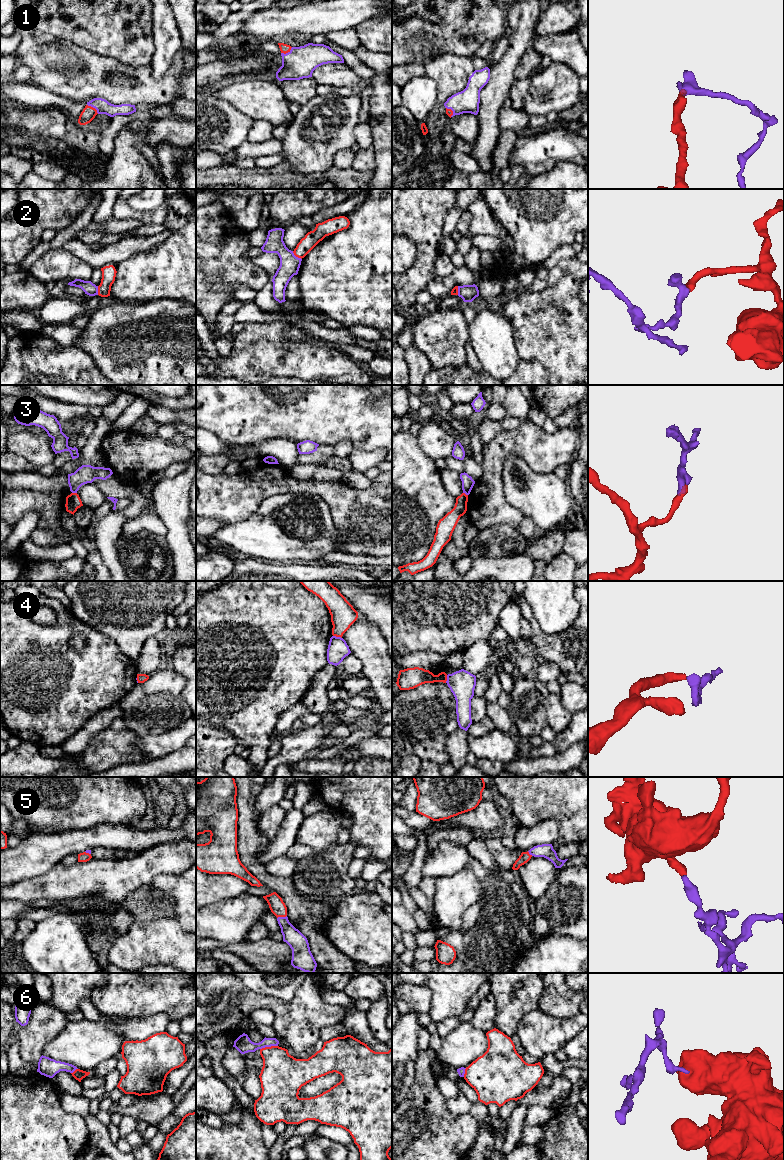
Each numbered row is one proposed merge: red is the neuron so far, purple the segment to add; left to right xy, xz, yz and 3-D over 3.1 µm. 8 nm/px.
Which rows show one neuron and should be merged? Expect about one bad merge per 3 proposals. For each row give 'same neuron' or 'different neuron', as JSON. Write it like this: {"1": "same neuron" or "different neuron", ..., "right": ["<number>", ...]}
{"1": "same neuron", "2": "different neuron", "3": "different neuron", "4": "different neuron", "5": "same neuron", "6": "different neuron", "right": ["1", "5"]}

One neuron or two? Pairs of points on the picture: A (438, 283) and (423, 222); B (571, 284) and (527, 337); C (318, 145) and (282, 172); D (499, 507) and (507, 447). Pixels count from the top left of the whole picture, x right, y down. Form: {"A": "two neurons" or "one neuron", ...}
{"A": "two neurons", "B": "one neuron", "C": "two neurons", "D": "one neuron"}

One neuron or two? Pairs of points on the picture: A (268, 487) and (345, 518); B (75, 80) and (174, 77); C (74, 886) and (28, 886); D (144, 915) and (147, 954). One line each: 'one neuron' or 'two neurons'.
A: one neuron
B: one neuron
C: one neuron
D: two neurons

